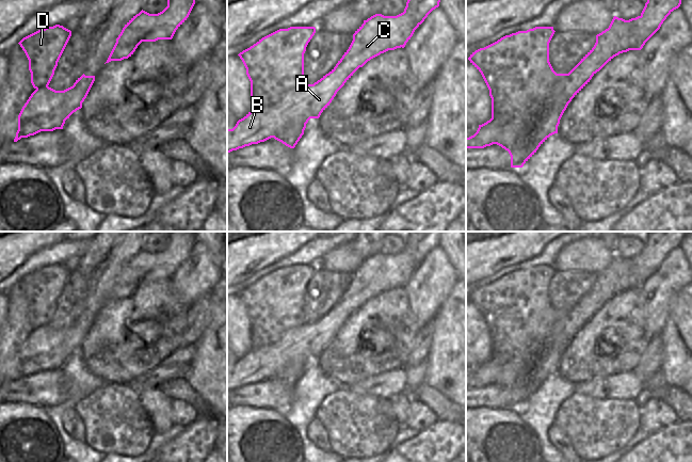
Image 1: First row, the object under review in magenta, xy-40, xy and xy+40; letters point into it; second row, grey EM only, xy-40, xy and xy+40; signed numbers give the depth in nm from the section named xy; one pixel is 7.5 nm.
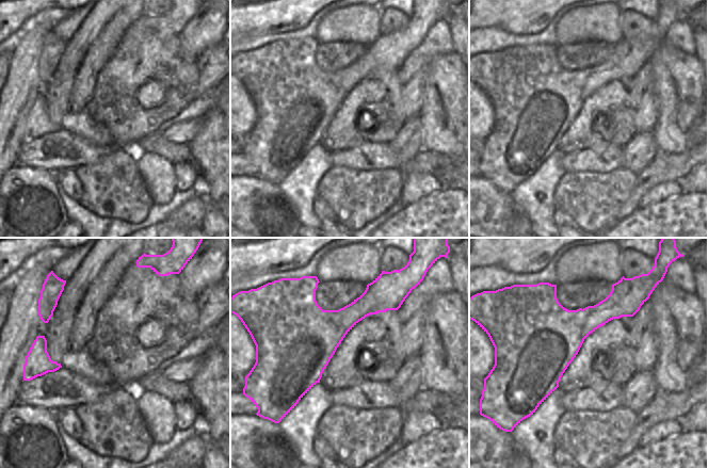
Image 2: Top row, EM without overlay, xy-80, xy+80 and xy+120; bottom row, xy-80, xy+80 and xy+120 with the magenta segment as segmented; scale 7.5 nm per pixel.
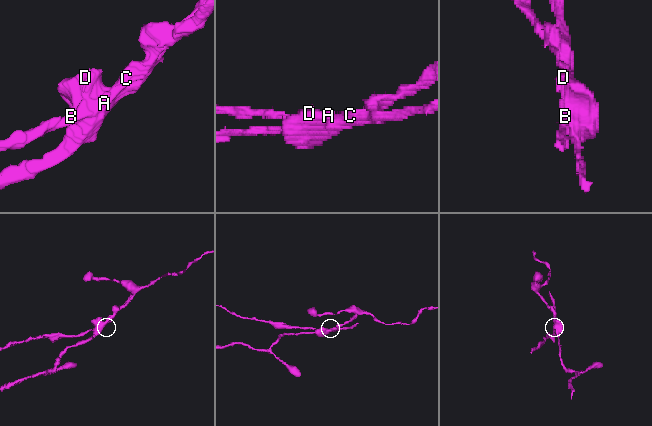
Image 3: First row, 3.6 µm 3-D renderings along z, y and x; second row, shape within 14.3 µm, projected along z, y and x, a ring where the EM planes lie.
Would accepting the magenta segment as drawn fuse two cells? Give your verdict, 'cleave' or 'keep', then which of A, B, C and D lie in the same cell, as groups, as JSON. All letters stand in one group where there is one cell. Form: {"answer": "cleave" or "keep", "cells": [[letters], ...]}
{"answer": "cleave", "cells": [["A", "B", "C"], ["D"]]}

